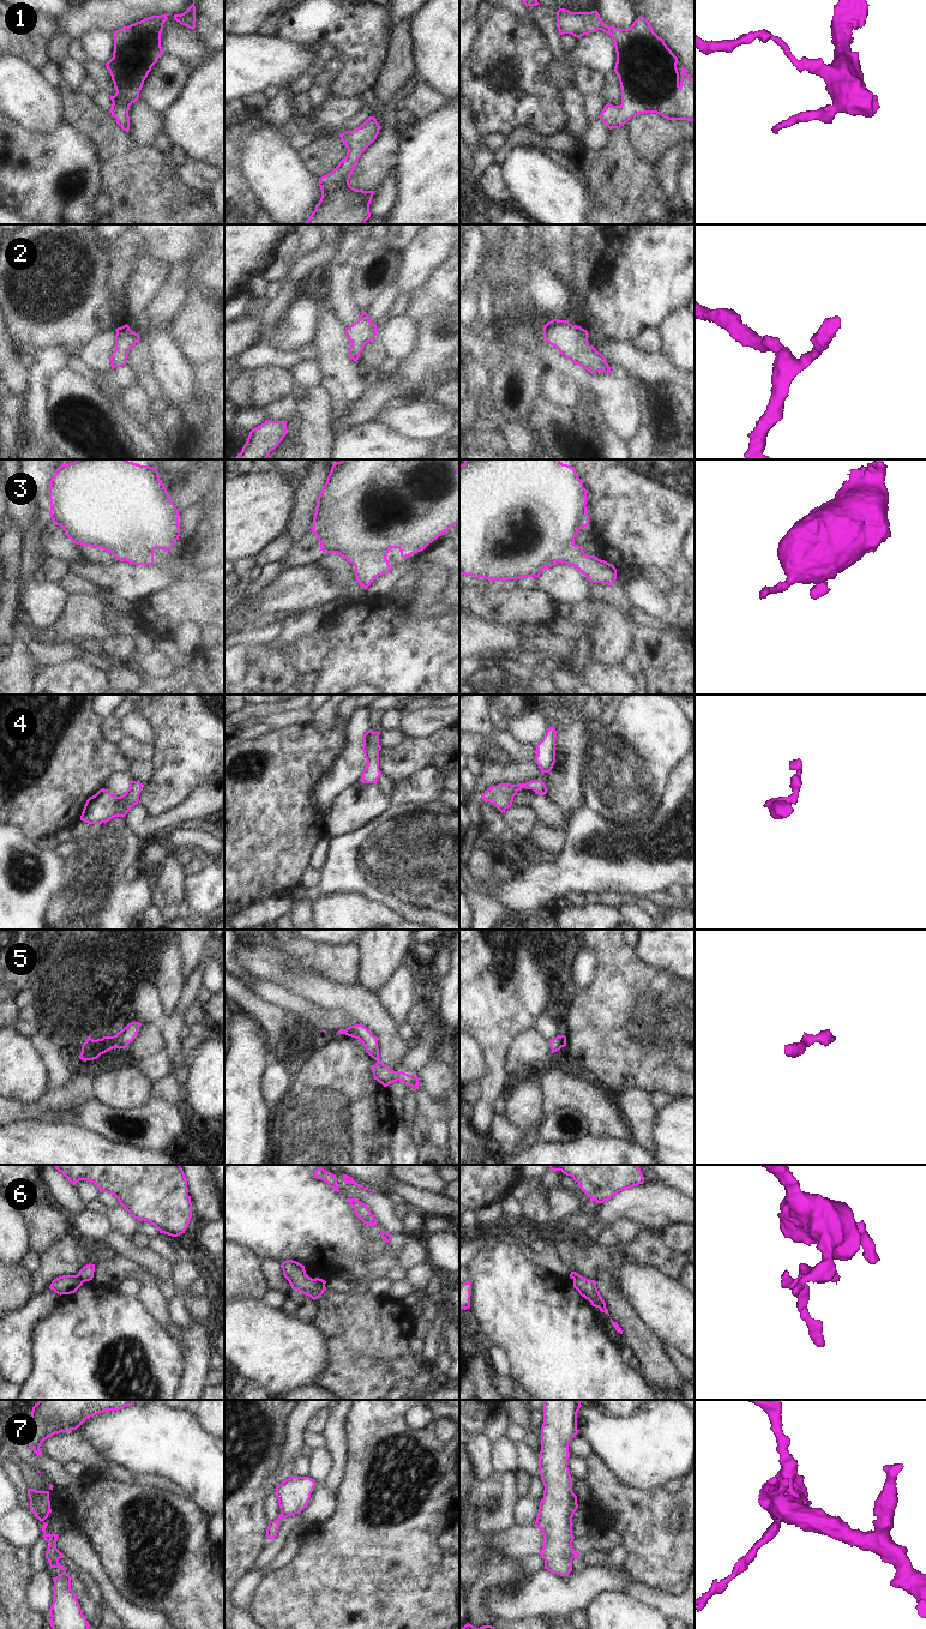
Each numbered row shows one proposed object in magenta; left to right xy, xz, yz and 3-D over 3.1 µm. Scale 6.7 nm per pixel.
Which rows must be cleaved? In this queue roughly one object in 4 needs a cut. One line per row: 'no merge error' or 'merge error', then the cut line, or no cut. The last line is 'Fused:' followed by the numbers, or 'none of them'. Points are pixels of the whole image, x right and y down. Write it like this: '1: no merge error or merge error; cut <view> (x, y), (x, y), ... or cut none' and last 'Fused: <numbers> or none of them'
1: no merge error; cut none
2: no merge error; cut none
3: no merge error; cut none
4: no merge error; cut none
5: no merge error; cut none
6: merge error; cut xy (74, 1275), (83, 1281)
7: merge error; cut xz (281, 1513), (287, 1516)
Fused: 6, 7

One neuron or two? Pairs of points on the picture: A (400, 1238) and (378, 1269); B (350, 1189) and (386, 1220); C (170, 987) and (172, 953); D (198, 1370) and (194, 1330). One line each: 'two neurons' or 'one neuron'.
A: one neuron
B: one neuron
C: one neuron
D: one neuron

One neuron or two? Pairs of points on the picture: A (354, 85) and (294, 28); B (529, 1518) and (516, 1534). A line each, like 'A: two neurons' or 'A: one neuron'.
A: one neuron
B: two neurons

